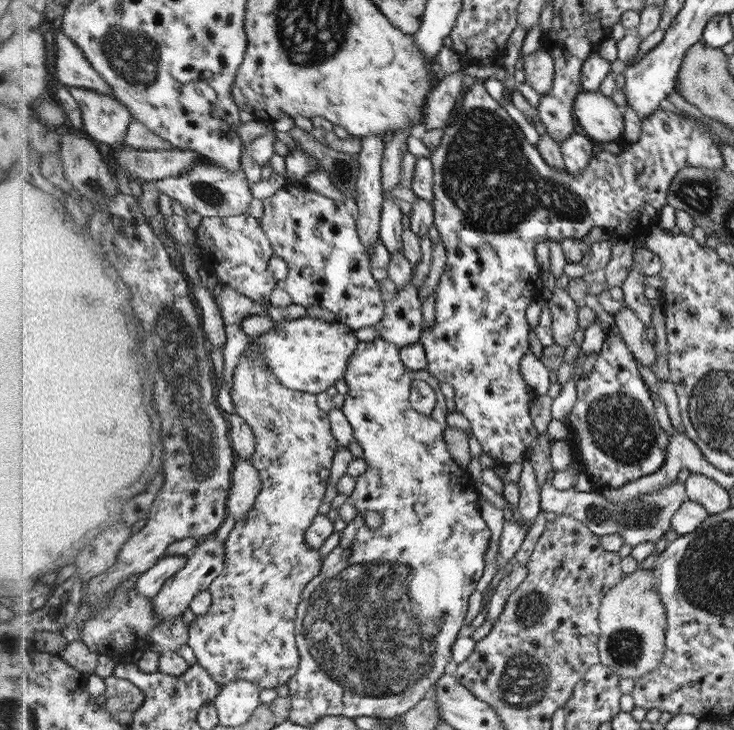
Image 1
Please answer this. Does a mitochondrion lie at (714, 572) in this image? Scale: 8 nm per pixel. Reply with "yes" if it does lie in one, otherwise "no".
yes

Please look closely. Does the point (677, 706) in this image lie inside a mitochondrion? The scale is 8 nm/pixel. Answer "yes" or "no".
no

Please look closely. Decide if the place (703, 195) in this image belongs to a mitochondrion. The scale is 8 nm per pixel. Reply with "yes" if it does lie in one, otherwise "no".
yes

